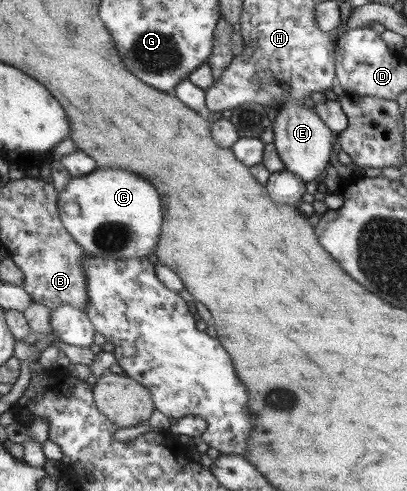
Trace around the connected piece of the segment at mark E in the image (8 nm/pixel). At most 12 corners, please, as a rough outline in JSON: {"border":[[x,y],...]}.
{"border":[[284,103],[272,124],[286,171],[305,184],[335,144],[317,112]]}

